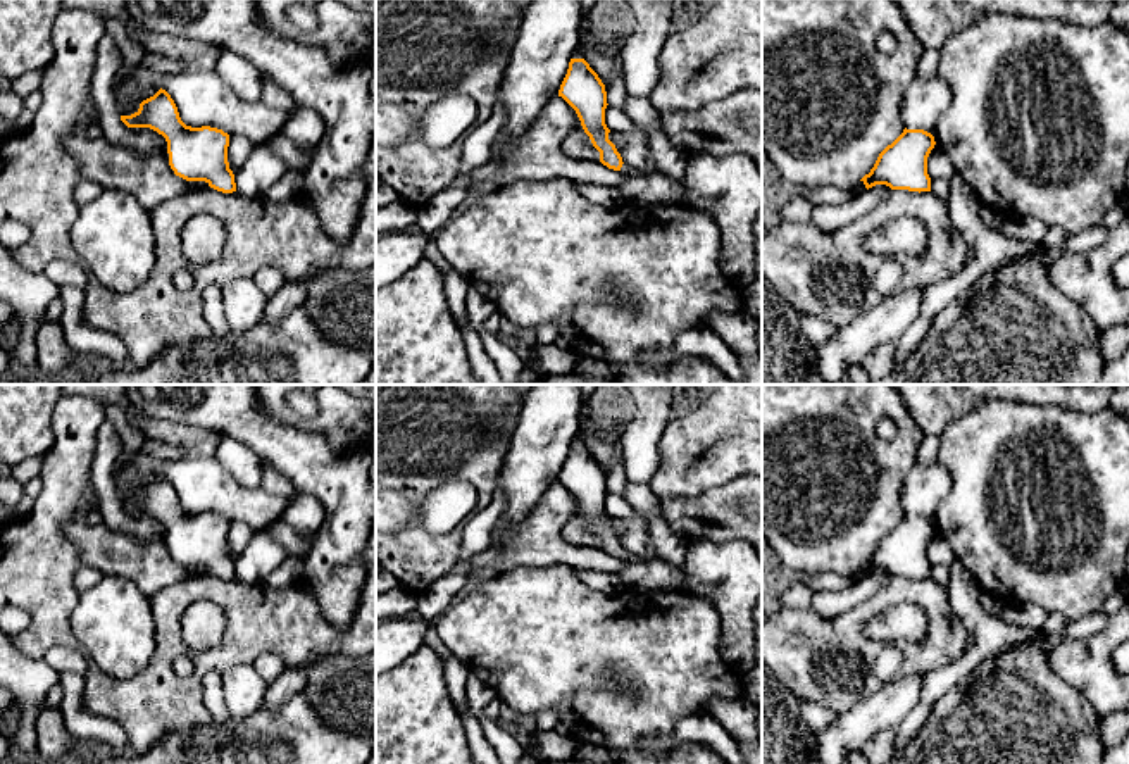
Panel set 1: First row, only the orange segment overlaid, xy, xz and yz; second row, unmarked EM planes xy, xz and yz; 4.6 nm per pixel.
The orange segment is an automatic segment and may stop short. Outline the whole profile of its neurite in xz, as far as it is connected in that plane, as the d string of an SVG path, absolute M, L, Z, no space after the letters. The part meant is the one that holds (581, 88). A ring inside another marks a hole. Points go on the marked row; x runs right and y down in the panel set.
M571 59L567 74L560 85L562 97L577 114L584 133L600 152L600 162L627 176L648 176L646 172L622 162L615 145L608 140L605 124L607 91L598 74L584 59Z

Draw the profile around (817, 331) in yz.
M802 316L800 326L802 326L805 338L814 347L819 347L819 345L829 341L839 329L826 321L820 321L820 319L810 317L810 316Z

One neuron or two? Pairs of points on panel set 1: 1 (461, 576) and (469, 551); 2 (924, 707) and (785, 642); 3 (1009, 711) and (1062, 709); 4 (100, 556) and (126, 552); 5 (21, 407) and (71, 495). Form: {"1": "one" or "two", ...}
{"1": "one", "2": "two", "3": "one", "4": "one", "5": "two"}

